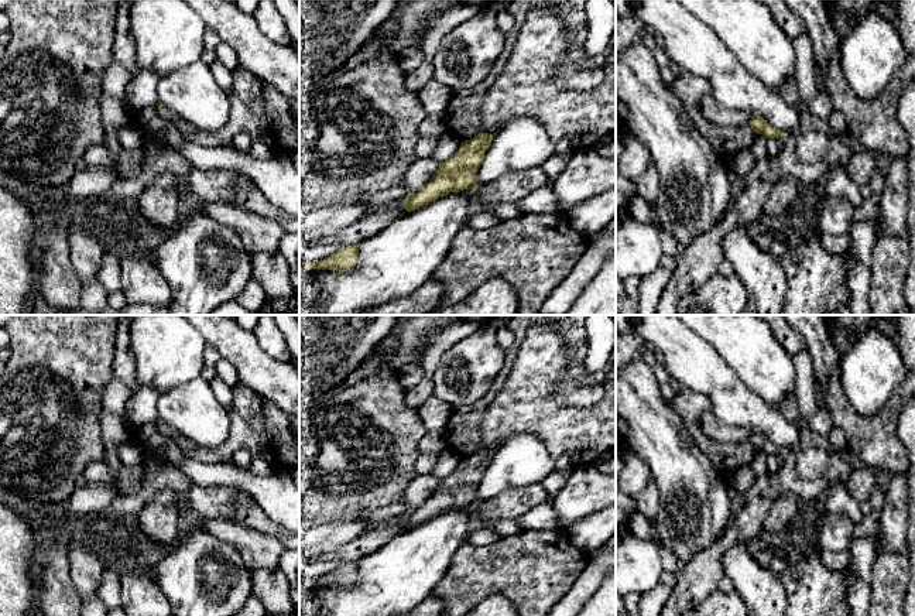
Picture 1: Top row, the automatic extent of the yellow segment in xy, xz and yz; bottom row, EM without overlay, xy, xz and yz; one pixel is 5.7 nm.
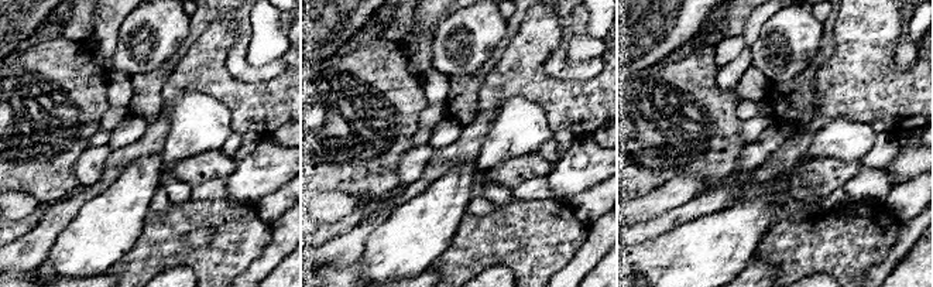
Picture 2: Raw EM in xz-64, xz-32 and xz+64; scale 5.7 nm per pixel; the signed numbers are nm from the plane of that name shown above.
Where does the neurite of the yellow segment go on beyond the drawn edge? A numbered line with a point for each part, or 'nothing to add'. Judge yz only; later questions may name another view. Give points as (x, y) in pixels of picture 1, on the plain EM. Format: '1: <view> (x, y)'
1: yz (712, 428)

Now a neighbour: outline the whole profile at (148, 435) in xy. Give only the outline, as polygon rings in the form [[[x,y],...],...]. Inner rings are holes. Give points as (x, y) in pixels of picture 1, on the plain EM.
[[[157,422],[140,425],[133,438],[141,448],[148,449],[151,454],[160,454],[167,463],[175,468],[179,468],[188,459],[185,451],[165,437]]]

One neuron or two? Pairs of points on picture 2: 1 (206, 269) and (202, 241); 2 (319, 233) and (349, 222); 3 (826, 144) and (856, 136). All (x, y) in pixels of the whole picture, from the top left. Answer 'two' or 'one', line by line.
1: two
2: one
3: one

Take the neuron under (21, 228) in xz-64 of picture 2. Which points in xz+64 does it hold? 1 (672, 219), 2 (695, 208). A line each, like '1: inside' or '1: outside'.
1: inside
2: inside

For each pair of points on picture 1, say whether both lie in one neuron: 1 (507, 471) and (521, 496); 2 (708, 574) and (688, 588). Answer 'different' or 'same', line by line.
1: different
2: same

